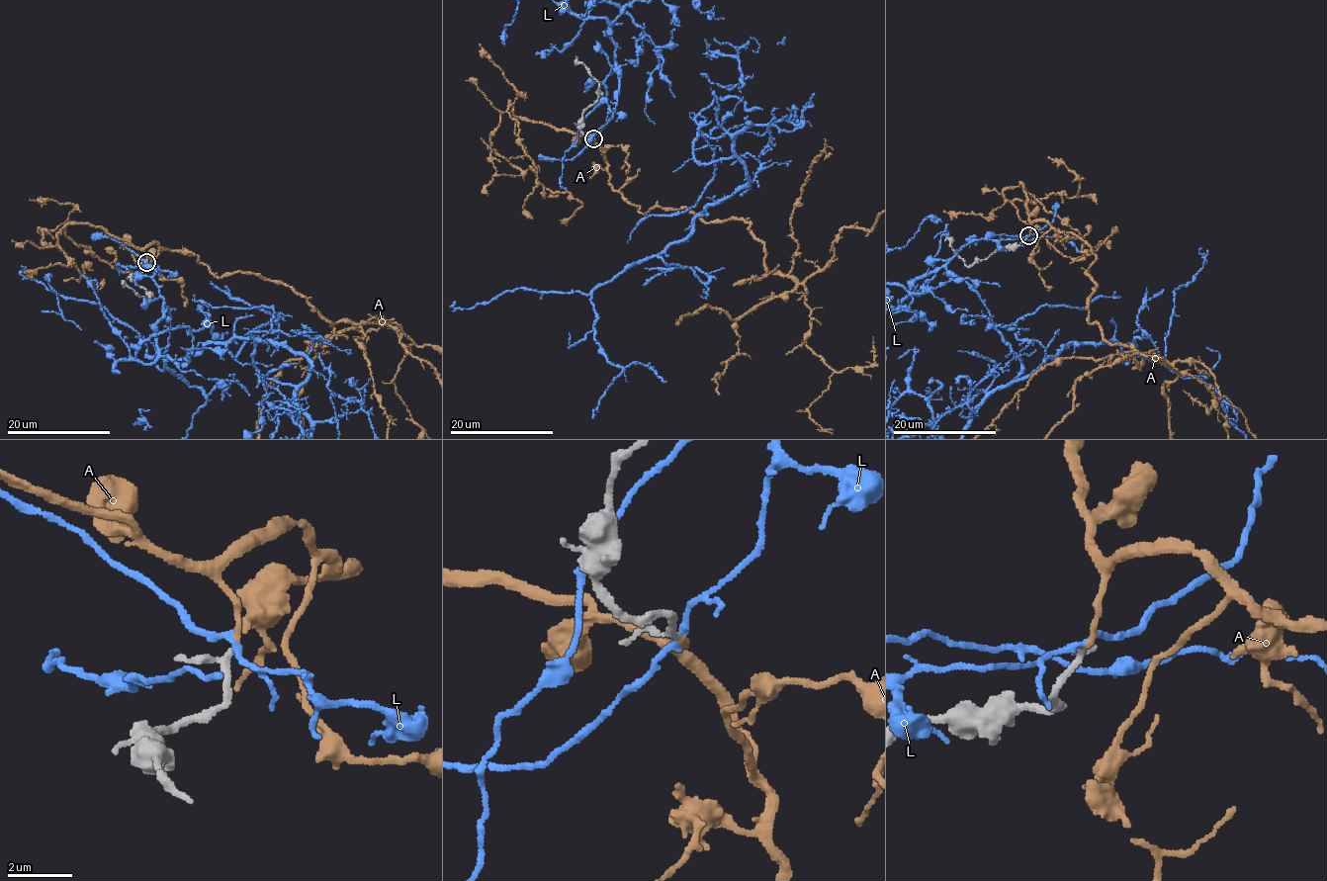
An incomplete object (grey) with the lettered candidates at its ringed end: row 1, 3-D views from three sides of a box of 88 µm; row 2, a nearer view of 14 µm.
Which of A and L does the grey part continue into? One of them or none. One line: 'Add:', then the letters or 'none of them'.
Add: A

